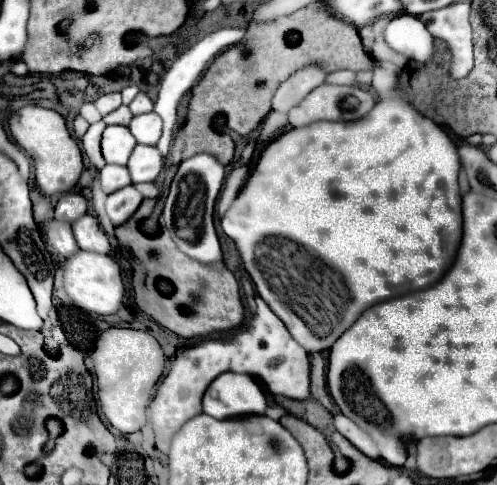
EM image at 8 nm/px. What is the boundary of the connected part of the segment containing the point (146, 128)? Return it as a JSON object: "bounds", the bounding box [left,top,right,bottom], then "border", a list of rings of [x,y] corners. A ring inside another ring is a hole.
{"bounds":[128,112,162,146],"border":[[[156,112],[140,114],[140,116],[132,118],[128,128],[134,134],[134,138],[138,140],[138,144],[154,146],[162,136],[162,118],[158,118]]]}

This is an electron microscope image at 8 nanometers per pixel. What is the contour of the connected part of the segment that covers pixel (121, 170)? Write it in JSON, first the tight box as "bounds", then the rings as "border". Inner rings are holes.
{"bounds":[100,164,130,194],"border":[[[106,164],[100,170],[100,182],[106,194],[112,194],[124,186],[130,186],[130,174],[126,166],[116,166],[116,164]]]}

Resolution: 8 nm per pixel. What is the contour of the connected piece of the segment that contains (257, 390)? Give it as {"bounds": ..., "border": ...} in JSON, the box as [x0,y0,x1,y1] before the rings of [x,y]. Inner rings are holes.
{"bounds":[204,374,268,418],"border":[[[220,374],[204,394],[204,412],[212,418],[264,414],[268,408],[264,390],[246,374]],[[212,388],[212,392],[208,392]]]}

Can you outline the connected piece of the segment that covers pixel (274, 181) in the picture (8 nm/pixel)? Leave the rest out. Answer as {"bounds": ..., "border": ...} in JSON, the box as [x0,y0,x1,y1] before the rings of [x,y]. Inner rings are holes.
{"bounds":[220,86,462,354],"border":[[[380,86],[378,102],[366,118],[358,122],[314,122],[304,128],[292,128],[274,142],[270,142],[264,148],[252,176],[246,180],[242,194],[238,194],[238,198],[232,202],[220,225],[224,233],[236,242],[244,268],[250,274],[260,298],[286,324],[292,338],[308,354],[314,354],[330,348],[368,306],[428,288],[448,272],[462,240],[462,204],[458,190],[458,170],[460,170],[460,156],[448,134],[430,118],[418,114],[414,106],[400,96],[396,86]]]}

